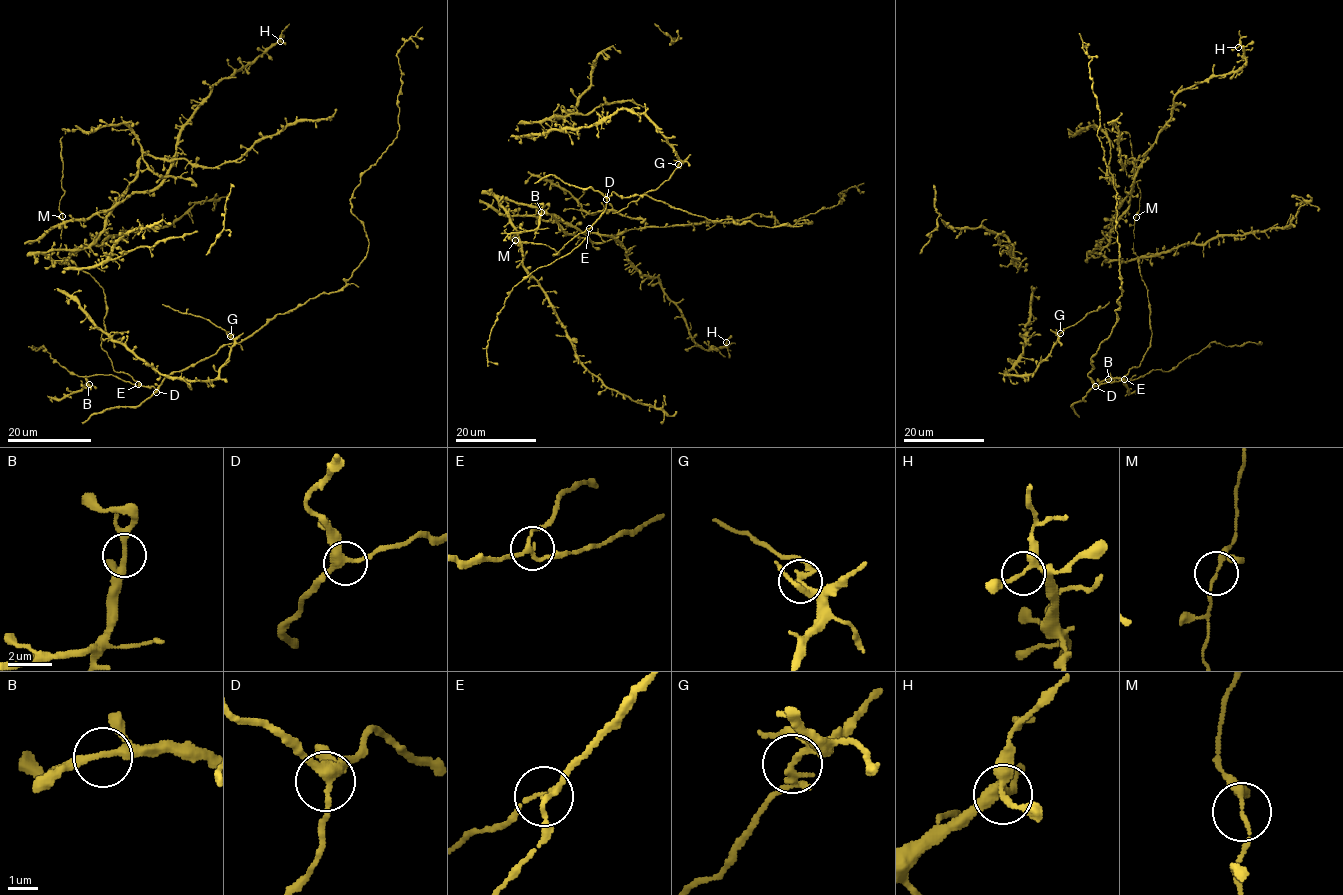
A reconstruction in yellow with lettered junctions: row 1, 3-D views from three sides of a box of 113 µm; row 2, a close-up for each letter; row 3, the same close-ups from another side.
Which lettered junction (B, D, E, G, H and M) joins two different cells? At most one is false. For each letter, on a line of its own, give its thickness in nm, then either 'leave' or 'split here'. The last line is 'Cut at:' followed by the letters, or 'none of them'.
B: 200 nm thick; leave
D: 320 nm thick; leave
E: 130 nm thick; leave
G: 170 nm thick; split here
H: 240 nm thick; leave
M: 130 nm thick; leave
Cut at: G

